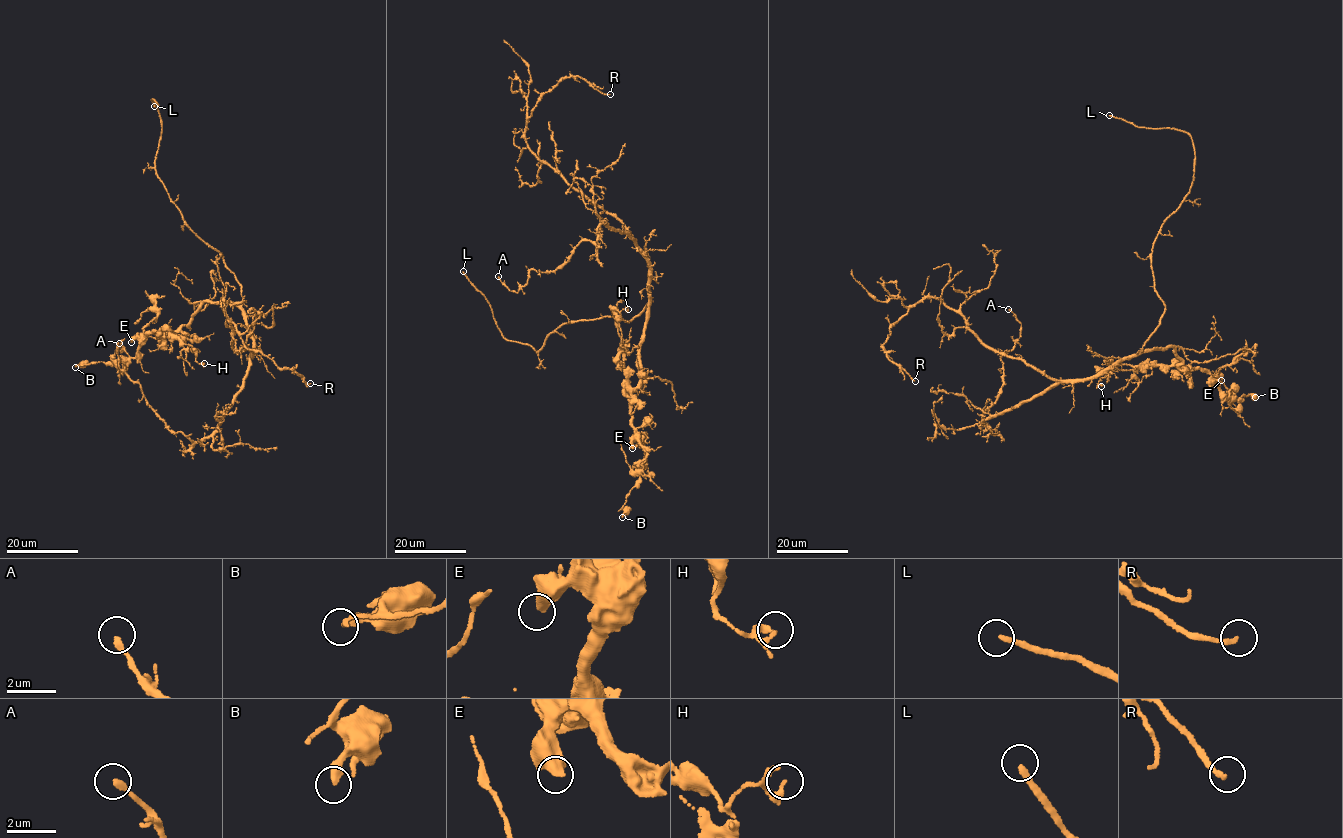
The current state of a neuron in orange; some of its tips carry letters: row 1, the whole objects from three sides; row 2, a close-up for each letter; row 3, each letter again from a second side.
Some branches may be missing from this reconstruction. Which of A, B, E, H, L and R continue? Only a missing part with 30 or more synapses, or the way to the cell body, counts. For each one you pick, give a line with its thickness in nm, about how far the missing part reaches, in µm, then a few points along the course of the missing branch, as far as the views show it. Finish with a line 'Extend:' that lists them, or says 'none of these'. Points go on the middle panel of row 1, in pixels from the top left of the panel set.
L: calibre 220 nm; missing 60 µm; course (463, 271), (437, 231), (430, 208), (417, 186)
Extend: L

